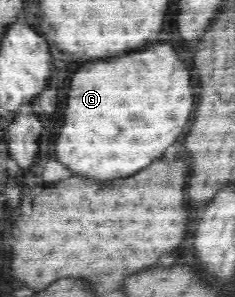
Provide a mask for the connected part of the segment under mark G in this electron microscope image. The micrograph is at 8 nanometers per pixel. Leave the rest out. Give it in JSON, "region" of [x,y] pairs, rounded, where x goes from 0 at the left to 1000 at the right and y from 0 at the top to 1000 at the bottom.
{"region":[[[668,148],[660,162],[540,182],[489,202],[387,209],[336,229],[285,310],[285,357],[268,377],[268,424],[234,478],[234,532],[277,552],[302,586],[387,586],[387,599],[523,599],[626,566],[677,532],[796,431],[821,391],[821,290],[813,242],[762,202],[745,162]]]}

